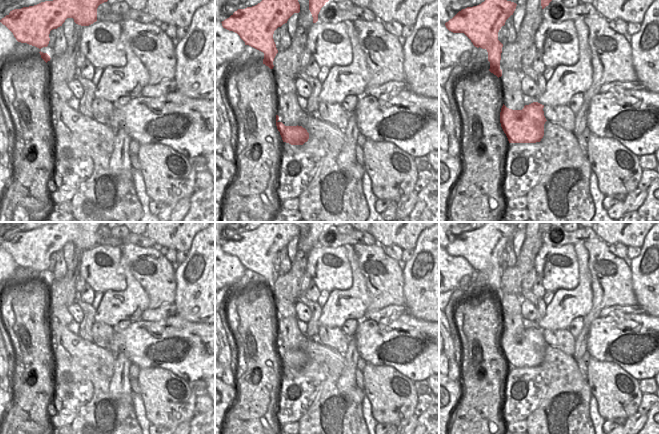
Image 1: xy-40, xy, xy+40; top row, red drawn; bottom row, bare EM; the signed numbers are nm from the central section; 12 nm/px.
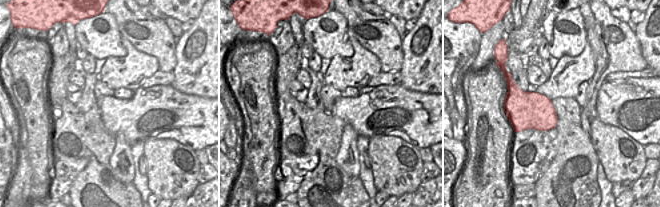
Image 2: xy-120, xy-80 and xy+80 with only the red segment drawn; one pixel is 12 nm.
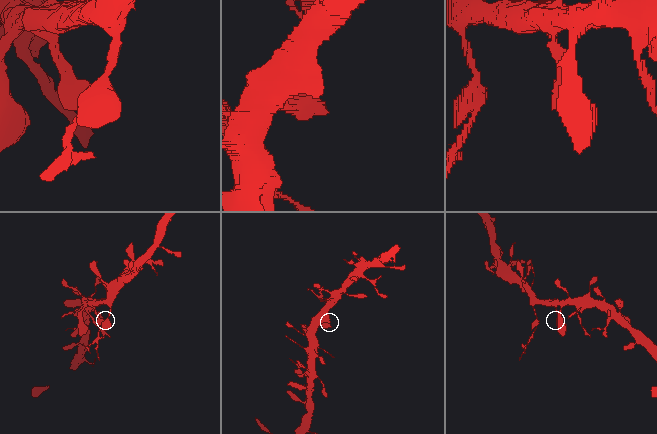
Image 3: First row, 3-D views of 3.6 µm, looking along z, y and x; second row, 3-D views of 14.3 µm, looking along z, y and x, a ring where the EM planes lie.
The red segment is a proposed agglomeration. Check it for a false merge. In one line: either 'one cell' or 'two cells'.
one cell

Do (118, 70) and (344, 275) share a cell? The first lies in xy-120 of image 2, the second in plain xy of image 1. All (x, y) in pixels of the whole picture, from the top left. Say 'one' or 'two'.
two

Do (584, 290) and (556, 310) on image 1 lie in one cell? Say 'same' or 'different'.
same

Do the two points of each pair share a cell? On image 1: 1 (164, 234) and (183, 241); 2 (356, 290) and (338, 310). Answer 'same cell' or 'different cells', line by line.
1: same cell
2: same cell

